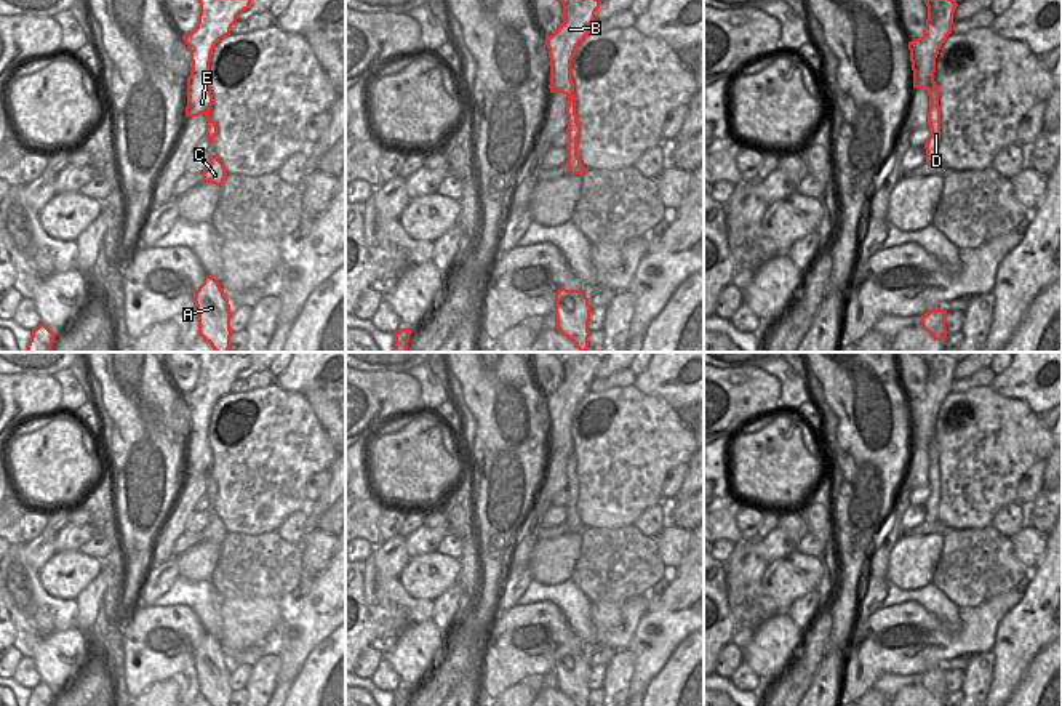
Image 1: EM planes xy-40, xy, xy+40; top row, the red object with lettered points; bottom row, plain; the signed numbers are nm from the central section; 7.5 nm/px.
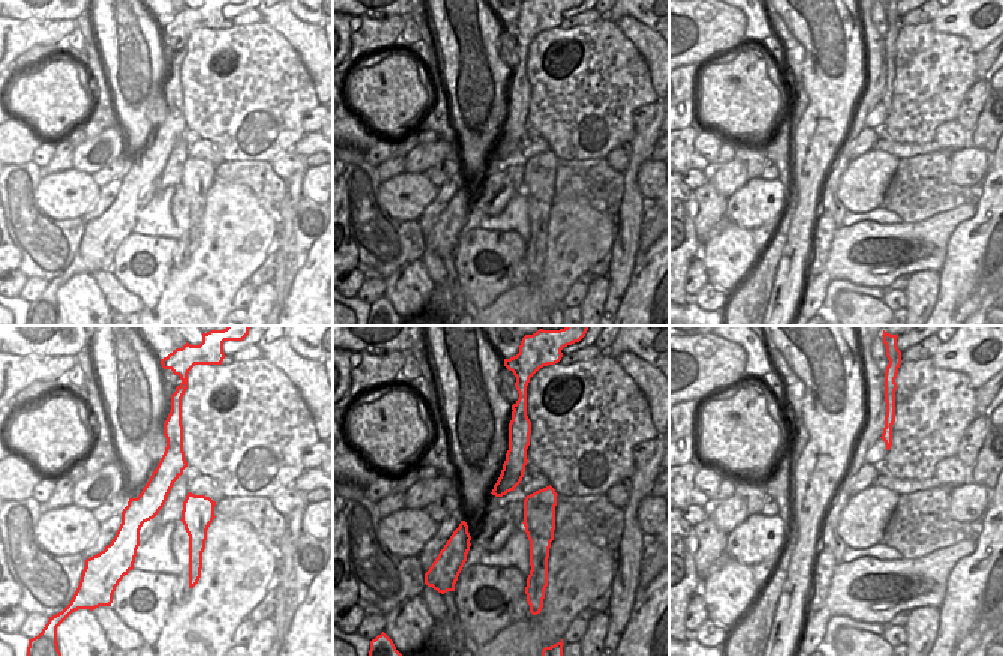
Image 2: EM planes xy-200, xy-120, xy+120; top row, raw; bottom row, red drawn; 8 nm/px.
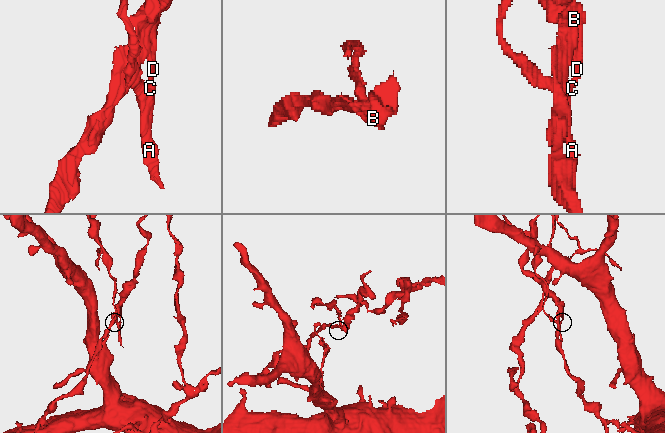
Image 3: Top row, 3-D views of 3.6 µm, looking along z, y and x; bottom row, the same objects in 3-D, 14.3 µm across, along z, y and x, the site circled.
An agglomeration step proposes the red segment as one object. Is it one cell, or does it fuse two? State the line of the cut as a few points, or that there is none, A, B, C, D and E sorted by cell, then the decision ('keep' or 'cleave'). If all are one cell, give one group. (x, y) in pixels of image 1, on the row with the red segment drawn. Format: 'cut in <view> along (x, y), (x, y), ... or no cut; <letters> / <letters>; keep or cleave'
cut in xy along (568, 149), (576, 156); A C / B D E; cleave

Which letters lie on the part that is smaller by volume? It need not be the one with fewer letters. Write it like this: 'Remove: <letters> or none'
Remove: A, C

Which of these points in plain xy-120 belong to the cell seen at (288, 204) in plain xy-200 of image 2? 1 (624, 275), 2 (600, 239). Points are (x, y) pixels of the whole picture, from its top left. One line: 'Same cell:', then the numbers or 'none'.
Same cell: 1

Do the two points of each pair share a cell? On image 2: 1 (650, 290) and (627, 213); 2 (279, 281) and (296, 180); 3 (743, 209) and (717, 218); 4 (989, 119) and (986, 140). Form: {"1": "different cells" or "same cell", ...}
{"1": "different cells", "2": "same cell", "3": "different cells", "4": "same cell"}

